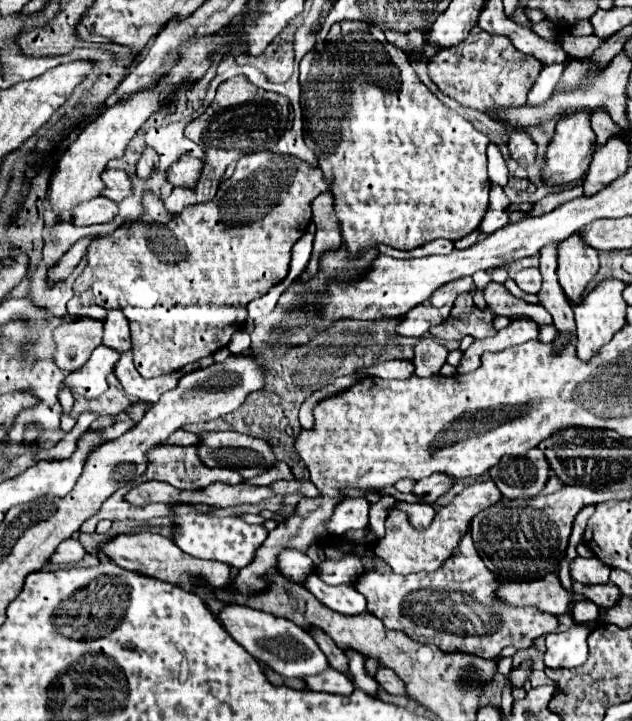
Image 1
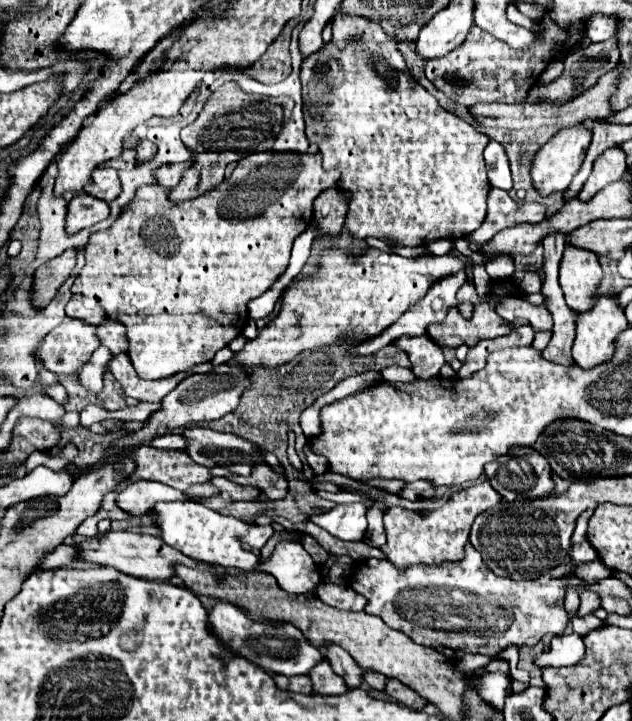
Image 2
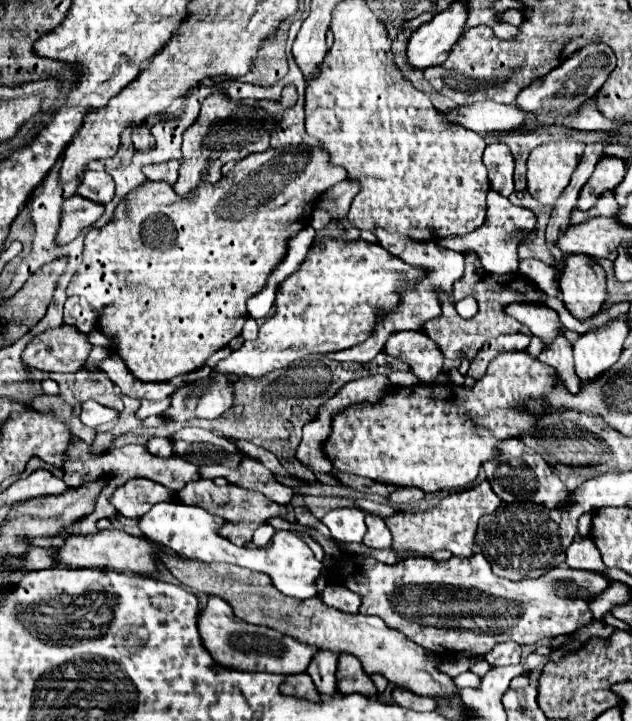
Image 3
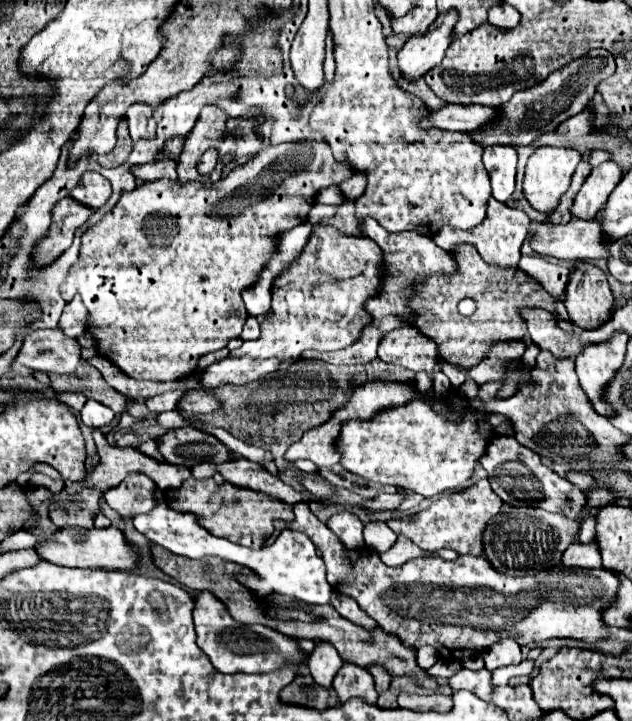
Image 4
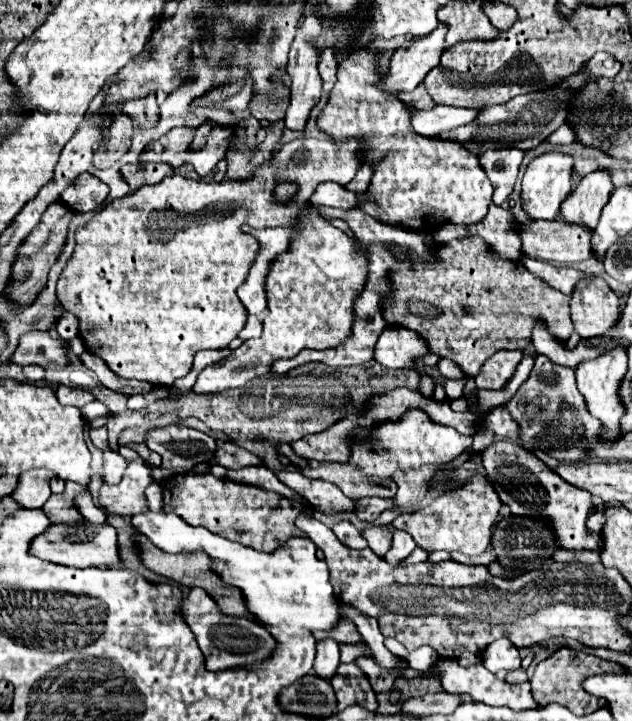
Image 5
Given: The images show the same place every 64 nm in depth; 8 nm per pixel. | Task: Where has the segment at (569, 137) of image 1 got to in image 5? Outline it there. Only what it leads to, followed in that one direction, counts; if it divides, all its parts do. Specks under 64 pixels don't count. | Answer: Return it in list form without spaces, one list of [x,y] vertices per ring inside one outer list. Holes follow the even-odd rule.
[[[560,152],[540,154],[528,164],[522,178],[522,206],[534,220],[556,220],[560,204],[572,192],[570,190],[572,164],[574,164],[574,158],[570,154],[560,154]]]

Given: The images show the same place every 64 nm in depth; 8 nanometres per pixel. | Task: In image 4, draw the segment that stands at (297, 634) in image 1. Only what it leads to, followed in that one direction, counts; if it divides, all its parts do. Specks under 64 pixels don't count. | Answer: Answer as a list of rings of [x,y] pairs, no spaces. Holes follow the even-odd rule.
[[[202,592],[198,598],[194,598],[194,626],[198,634],[198,646],[204,650],[204,654],[210,658],[216,670],[220,672],[274,672],[286,666],[298,666],[306,662],[308,654],[300,648],[298,640],[288,638],[272,628],[266,628],[262,624],[238,624],[228,616],[228,610],[216,596],[210,592]]]

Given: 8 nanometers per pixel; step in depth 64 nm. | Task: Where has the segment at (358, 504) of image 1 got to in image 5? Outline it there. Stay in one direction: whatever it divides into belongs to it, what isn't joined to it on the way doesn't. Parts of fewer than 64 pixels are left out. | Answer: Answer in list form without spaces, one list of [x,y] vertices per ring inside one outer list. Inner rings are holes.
[[[340,520],[340,522],[336,522],[336,524],[332,526],[332,532],[336,532],[336,538],[338,538],[342,544],[346,544],[348,548],[362,550],[362,548],[368,546],[366,540],[362,538],[360,530],[358,530],[352,522],[348,522],[348,520]]]

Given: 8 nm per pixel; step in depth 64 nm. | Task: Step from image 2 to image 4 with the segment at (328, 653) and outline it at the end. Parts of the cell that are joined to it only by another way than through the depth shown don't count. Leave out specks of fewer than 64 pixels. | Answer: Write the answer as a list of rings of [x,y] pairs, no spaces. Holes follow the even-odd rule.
[[[350,662],[342,664],[342,668],[334,678],[332,688],[336,690],[336,696],[340,702],[346,702],[348,698],[358,696],[368,704],[376,704],[376,698],[378,698],[372,674],[366,668],[360,668],[358,664],[350,664]]]

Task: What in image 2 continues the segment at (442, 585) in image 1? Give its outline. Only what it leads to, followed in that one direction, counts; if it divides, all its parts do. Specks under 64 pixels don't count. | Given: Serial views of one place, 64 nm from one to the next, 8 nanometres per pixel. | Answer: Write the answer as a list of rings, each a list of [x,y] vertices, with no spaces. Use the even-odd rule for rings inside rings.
[[[470,546],[464,548],[464,558],[458,562],[446,562],[442,566],[412,566],[408,570],[394,568],[388,560],[364,560],[362,570],[358,570],[348,582],[358,594],[362,594],[368,604],[366,612],[384,620],[386,626],[404,632],[416,644],[436,648],[450,658],[462,658],[466,654],[482,654],[494,658],[506,646],[536,646],[546,634],[562,634],[570,616],[564,610],[564,588],[566,584],[584,584],[574,576],[558,578],[548,584],[536,582],[514,582],[510,578],[500,578],[488,570],[482,556]]]

